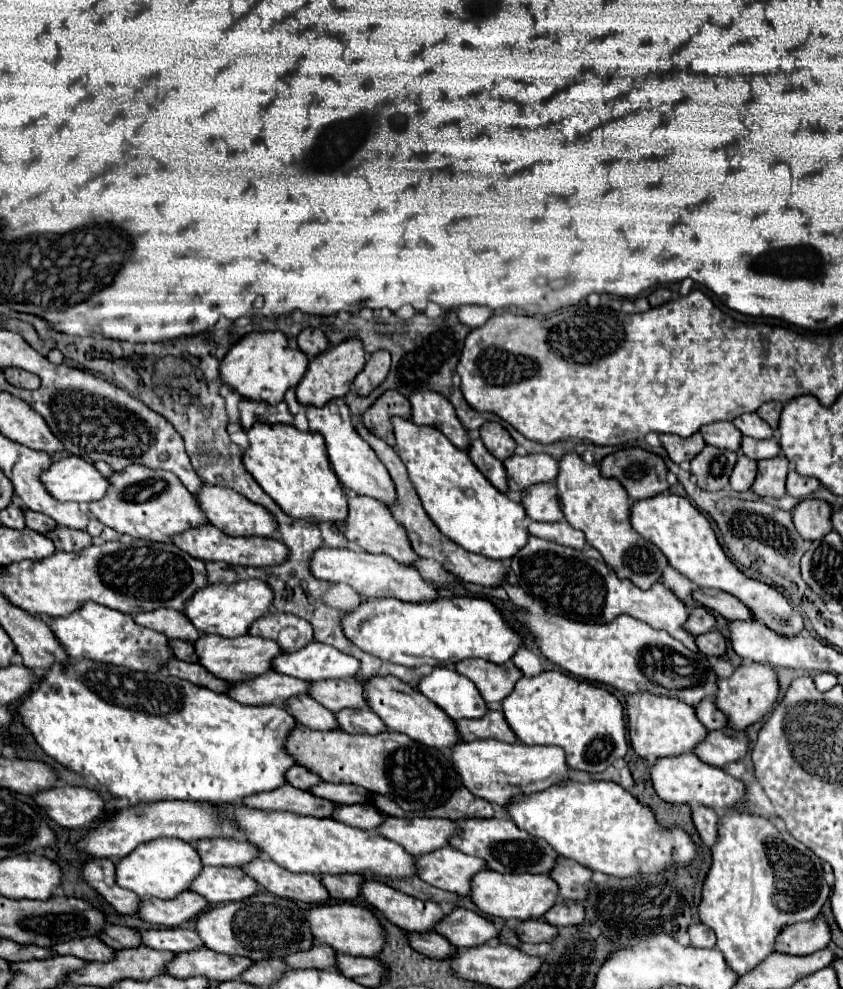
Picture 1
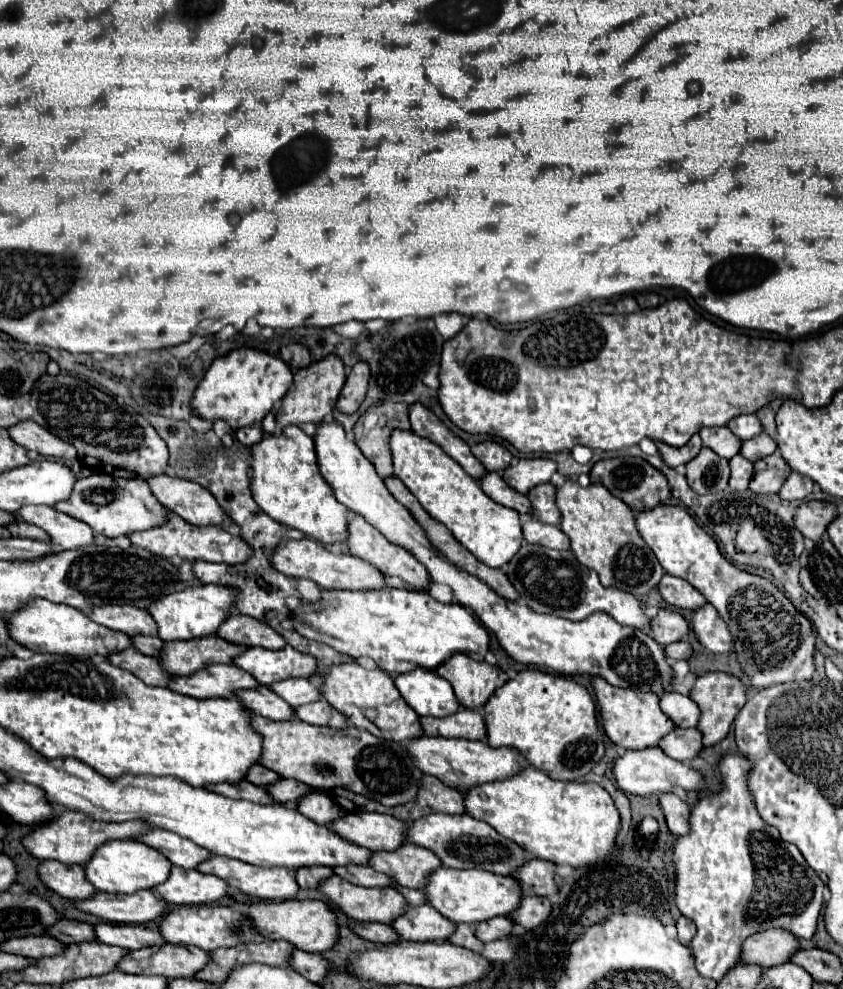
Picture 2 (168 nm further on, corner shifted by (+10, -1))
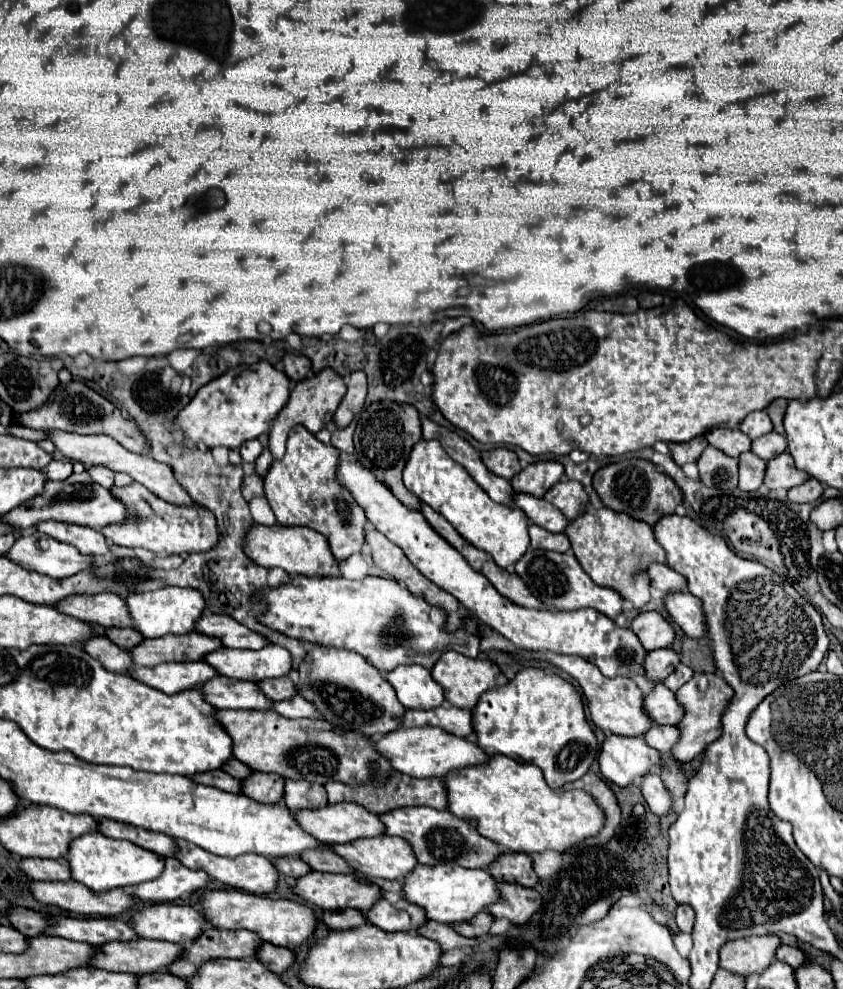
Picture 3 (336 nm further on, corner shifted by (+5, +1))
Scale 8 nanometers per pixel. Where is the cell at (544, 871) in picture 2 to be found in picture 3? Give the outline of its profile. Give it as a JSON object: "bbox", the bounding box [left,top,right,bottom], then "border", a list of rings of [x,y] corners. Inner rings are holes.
{"bbox":[491,853,539,887],"border":[[[503,853],[491,865],[491,875],[499,883],[517,883],[523,887],[539,885],[539,877],[533,871],[533,861],[525,853]]]}

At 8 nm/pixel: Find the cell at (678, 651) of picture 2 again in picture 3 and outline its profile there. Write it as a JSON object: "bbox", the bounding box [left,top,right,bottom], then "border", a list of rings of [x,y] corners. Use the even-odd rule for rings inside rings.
{"bbox":[645,649,681,681],"border":[[[655,649],[645,659],[645,671],[649,681],[663,681],[677,665],[681,663],[681,655],[673,649]]]}

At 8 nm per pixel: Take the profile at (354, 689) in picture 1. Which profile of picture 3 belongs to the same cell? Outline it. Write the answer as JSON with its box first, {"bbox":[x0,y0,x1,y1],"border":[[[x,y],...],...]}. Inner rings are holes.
{"bbox":[259,677,297,701],"border":[[[279,677],[279,679],[265,679],[259,683],[261,691],[273,699],[273,701],[283,701],[283,699],[291,699],[297,695],[295,691],[295,683],[291,681],[291,677]]]}

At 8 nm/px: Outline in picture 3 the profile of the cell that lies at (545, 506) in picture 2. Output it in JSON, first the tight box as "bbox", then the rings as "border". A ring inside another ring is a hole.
{"bbox":[543,479,589,521],"border":[[[567,479],[555,483],[543,495],[543,499],[555,505],[567,517],[567,521],[573,521],[575,517],[579,517],[583,513],[585,503],[589,501],[587,493],[583,491],[583,485],[577,481],[567,481]]]}

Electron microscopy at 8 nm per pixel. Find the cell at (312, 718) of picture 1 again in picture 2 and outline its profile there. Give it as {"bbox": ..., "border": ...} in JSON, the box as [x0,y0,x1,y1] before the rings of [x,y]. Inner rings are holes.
{"bbox":[236,685,294,721],"border":[[[262,685],[256,689],[238,691],[236,699],[250,713],[262,715],[262,717],[272,719],[272,721],[284,721],[284,719],[294,717],[294,709],[290,705],[286,705],[286,701],[282,701],[274,691],[270,691],[268,687],[262,687]]]}

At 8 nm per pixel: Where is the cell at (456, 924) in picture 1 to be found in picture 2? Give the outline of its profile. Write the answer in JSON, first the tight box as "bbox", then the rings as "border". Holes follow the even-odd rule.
{"bbox":[390,905,456,941],"border":[[[430,905],[420,907],[408,907],[404,915],[396,917],[390,927],[410,941],[446,941],[448,935],[452,935],[456,925],[450,925],[446,917],[440,913],[434,913]]]}

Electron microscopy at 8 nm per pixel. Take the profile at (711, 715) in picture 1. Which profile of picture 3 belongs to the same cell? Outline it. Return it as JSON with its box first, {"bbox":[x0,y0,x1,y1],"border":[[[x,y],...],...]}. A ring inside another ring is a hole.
{"bbox":[645,685,683,725],"border":[[[657,685],[645,695],[645,711],[657,725],[677,725],[683,719],[683,707],[679,707],[675,693],[665,685]]]}

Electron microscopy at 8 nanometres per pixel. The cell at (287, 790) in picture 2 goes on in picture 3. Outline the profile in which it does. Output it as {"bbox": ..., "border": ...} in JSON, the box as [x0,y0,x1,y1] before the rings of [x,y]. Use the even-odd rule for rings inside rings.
{"bbox":[243,771,283,803],"border":[[[255,771],[255,775],[243,781],[243,795],[259,803],[279,803],[283,799],[283,783],[281,775]]]}

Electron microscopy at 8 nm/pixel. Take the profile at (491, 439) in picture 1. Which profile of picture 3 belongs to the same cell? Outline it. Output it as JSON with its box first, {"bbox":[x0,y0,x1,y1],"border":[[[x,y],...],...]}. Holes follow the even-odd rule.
{"bbox":[481,447,521,479],"border":[[[505,447],[483,451],[481,459],[489,467],[489,471],[493,471],[495,475],[499,475],[503,479],[511,479],[513,475],[517,475],[521,471],[517,455],[511,449],[505,449]]]}

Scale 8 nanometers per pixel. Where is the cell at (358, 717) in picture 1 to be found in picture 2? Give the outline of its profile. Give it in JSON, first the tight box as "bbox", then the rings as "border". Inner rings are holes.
{"bbox":[294,701,346,729],"border":[[[326,701],[298,705],[298,707],[294,707],[294,715],[310,725],[326,725],[332,729],[346,727],[346,717],[342,717],[342,713],[334,711],[334,707],[326,705]]]}

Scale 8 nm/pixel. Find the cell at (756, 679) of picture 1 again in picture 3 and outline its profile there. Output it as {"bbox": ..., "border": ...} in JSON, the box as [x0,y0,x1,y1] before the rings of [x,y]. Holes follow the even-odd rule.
{"bbox":[673,673,735,763],"border":[[[695,673],[691,677],[691,681],[687,681],[675,695],[677,695],[679,703],[685,707],[685,717],[679,721],[681,739],[673,747],[673,755],[681,763],[687,763],[693,757],[697,757],[701,751],[705,751],[709,743],[719,739],[719,735],[723,731],[721,729],[723,727],[721,725],[723,711],[725,711],[725,707],[729,707],[735,693],[731,691],[731,685],[727,681],[723,681],[719,675],[715,675],[715,673]]]}

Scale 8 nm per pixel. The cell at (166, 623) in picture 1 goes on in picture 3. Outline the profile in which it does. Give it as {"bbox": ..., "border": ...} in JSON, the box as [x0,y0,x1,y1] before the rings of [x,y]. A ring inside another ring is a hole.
{"bbox":[57,593,131,627],"border":[[[99,593],[95,597],[73,595],[63,599],[57,609],[65,615],[73,615],[81,621],[109,627],[131,627],[131,615],[127,615],[125,599],[113,593]]]}

